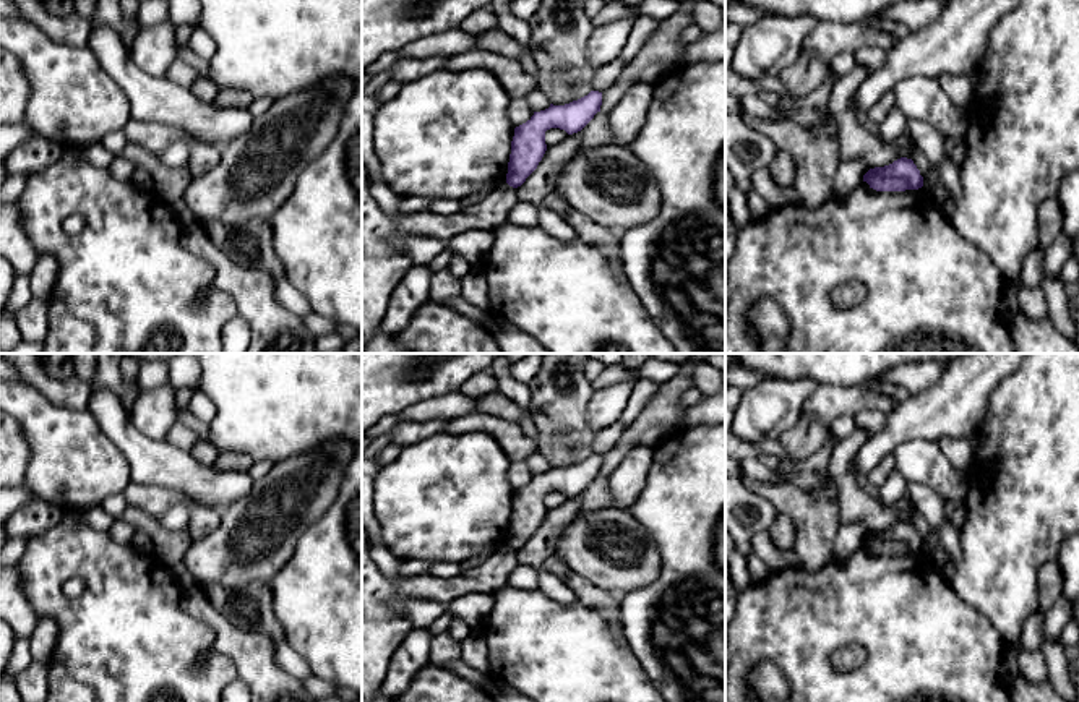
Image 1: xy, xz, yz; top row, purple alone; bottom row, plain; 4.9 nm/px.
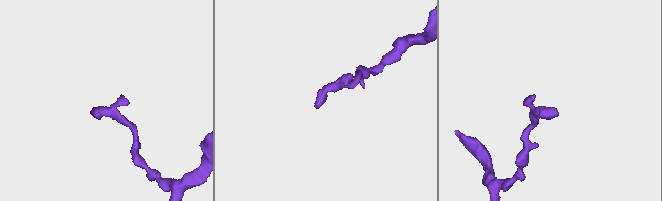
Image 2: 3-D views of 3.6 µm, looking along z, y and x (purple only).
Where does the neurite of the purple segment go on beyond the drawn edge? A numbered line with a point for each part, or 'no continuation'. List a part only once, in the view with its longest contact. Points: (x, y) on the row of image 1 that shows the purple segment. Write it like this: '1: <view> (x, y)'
no continuation

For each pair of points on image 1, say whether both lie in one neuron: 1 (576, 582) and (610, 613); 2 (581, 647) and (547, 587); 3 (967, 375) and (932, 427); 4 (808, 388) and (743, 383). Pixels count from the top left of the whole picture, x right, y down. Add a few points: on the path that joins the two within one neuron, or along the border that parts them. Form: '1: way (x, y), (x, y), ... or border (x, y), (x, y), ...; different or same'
1: way (584, 590), (602, 605); same
2: border (537, 589), (563, 603), (576, 600); different
3: way (966, 388), (943, 414); same
4: border (771, 378), (743, 391); different

